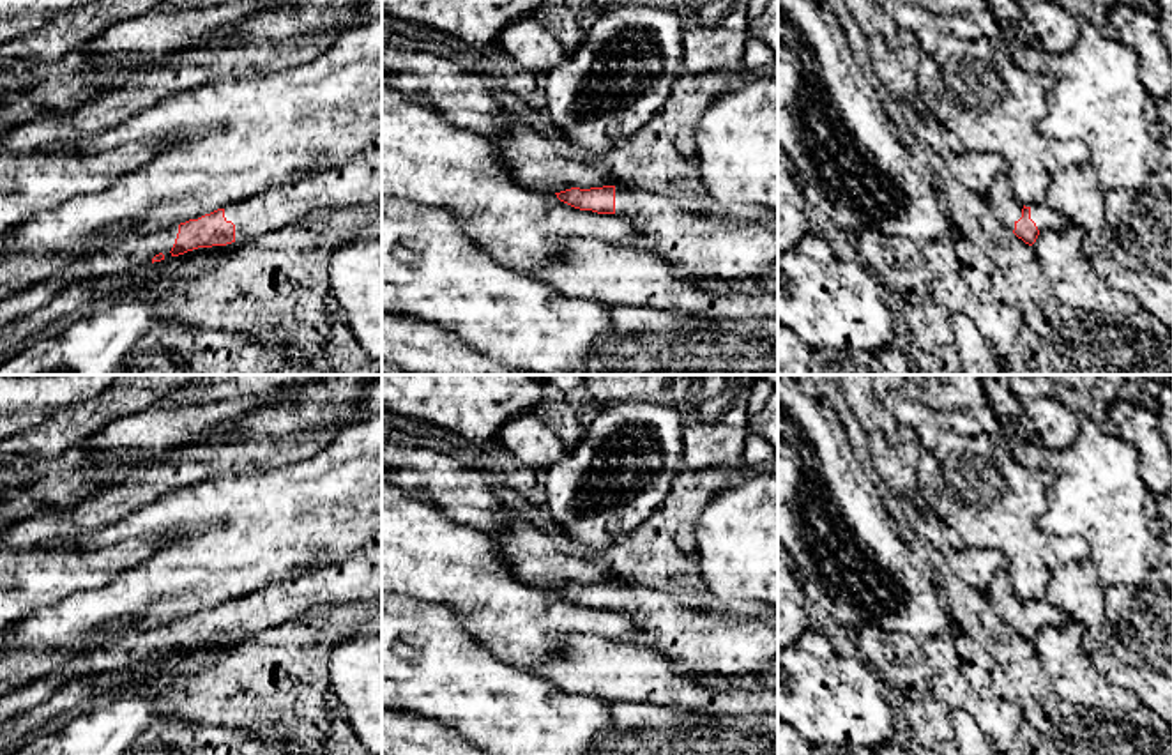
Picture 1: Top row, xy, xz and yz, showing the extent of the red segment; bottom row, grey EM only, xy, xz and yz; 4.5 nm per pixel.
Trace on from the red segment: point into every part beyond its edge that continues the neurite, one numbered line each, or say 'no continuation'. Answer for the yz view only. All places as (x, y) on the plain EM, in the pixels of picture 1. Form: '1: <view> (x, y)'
1: yz (1006, 603)

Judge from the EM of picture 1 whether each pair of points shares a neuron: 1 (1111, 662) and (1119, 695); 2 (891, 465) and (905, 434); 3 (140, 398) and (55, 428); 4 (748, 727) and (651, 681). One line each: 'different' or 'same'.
1: different
2: same
3: same
4: different

